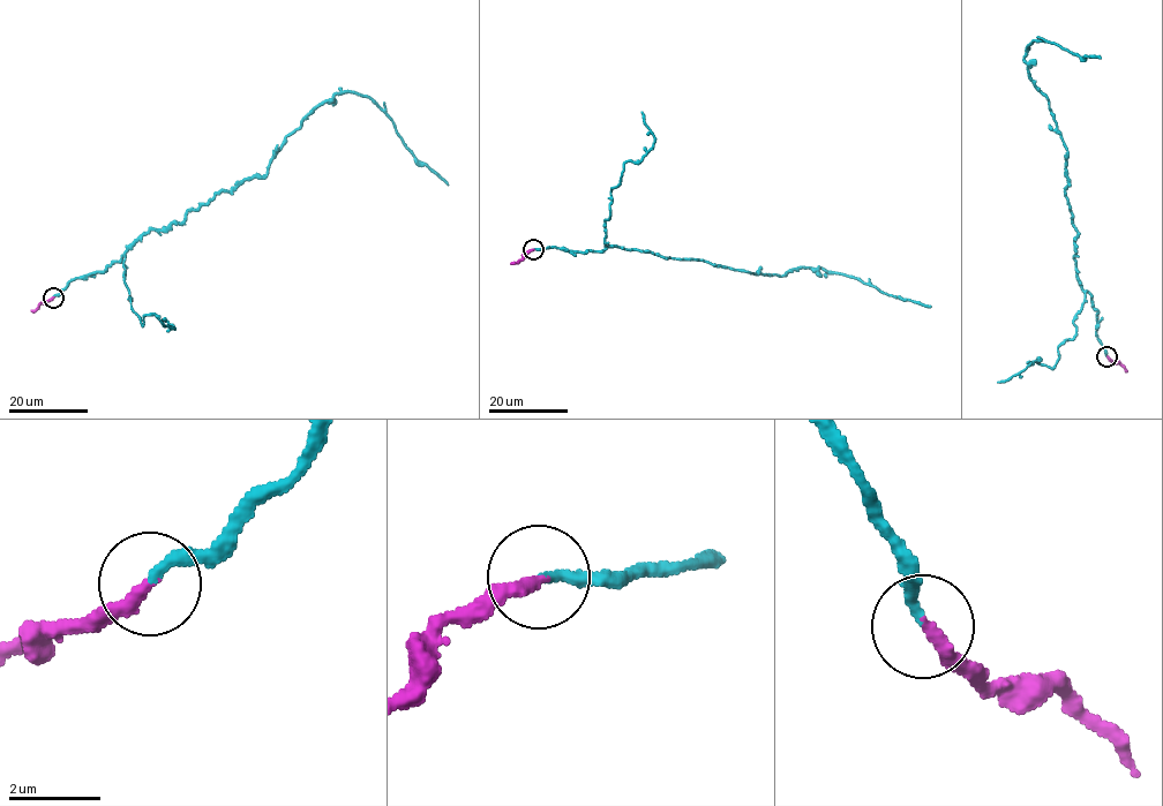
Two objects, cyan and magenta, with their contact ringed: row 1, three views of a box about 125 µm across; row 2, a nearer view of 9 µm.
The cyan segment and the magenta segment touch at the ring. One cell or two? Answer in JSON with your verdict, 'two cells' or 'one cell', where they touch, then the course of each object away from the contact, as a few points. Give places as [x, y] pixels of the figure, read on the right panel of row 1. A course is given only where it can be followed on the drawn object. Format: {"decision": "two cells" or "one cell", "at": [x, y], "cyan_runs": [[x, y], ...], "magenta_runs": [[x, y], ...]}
{"decision": "one cell", "at": [1107, 356], "cyan_runs": [[1108, 356], [1074, 258], [1077, 235], [1065, 195], [1067, 151], [1025, 57], [1034, 39], [1101, 58]], "magenta_runs": [[1108, 356], [1120, 362], [1126, 371]]}

